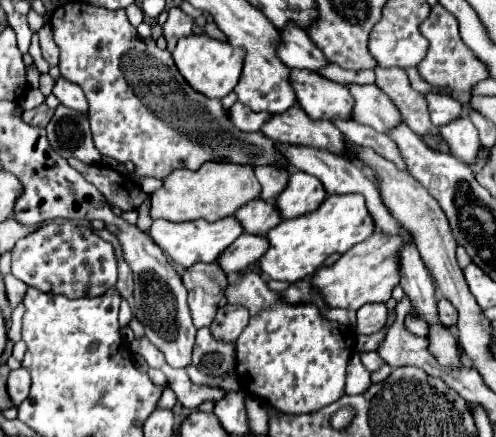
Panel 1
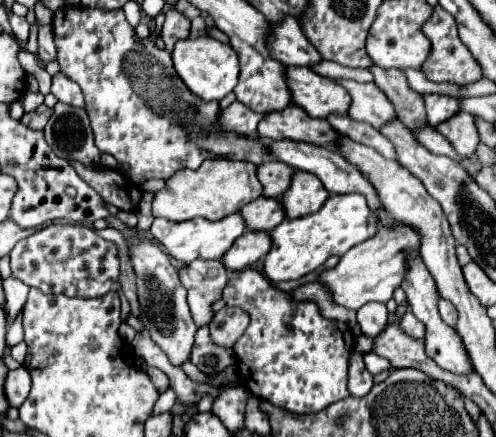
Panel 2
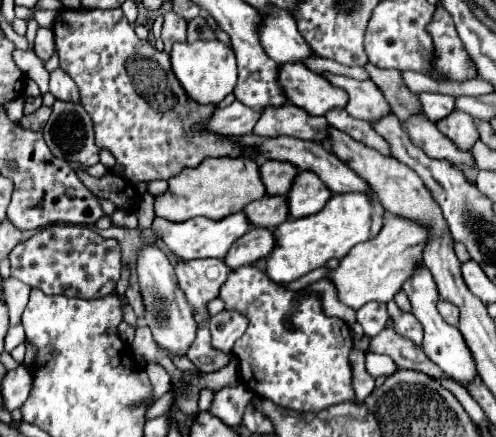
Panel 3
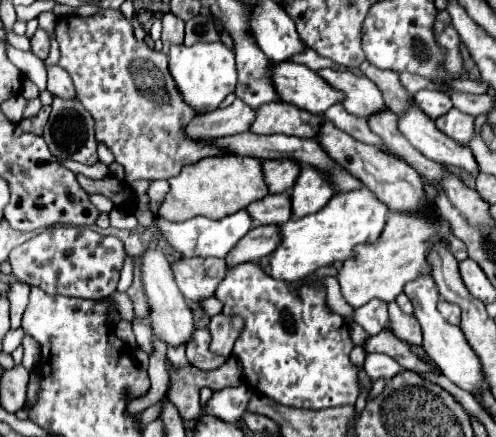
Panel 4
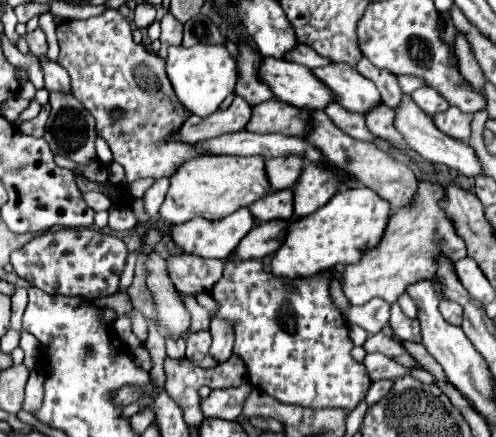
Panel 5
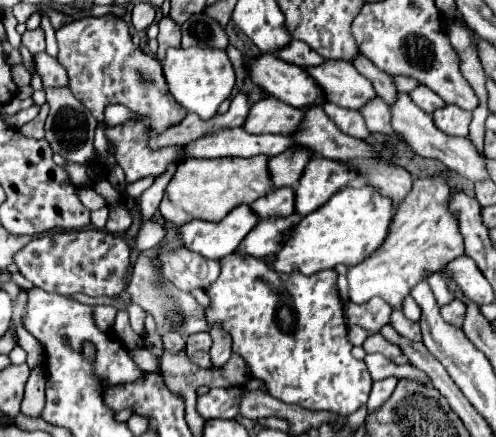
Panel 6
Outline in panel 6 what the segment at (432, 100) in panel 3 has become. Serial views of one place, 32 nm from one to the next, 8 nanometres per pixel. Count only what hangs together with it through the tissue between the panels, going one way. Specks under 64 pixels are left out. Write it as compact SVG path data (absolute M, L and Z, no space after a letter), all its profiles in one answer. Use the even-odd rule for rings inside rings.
M418 86L418 88L414 88L414 90L410 92L410 98L414 100L414 104L418 104L418 106L420 106L424 112L428 112L428 114L432 114L434 110L446 106L446 102L444 102L434 90L430 90L428 86Z

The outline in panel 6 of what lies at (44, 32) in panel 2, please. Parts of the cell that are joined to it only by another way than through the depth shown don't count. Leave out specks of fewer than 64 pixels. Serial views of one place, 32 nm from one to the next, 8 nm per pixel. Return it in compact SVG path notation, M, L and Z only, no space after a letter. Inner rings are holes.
M42 28L26 30L24 36L22 36L22 44L24 44L32 54L44 52L44 50L46 50L46 42L44 42L44 32L42 32Z

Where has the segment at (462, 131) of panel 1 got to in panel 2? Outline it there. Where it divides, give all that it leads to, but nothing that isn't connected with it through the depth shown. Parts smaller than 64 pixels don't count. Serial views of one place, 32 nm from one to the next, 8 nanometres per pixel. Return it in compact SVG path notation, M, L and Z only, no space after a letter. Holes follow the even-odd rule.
M462 112L460 116L446 120L444 124L436 126L436 130L452 144L454 152L462 160L468 160L476 154L476 146L480 144L480 140L478 140L478 130L474 126L474 120L468 112Z

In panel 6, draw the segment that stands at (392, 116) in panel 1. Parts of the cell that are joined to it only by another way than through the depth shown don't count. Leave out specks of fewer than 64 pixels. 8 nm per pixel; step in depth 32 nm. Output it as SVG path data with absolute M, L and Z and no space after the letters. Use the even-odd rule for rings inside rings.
M326 60L326 64L322 64L322 66L308 68L308 72L328 92L330 102L344 106L348 110L362 110L370 100L374 100L378 96L372 82L368 82L362 74L358 74L352 64L344 64L344 60Z

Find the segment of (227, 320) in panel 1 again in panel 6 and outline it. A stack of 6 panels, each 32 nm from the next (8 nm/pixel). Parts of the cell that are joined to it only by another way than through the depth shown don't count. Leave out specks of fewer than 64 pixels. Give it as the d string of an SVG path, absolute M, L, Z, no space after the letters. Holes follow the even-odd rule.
M212 324L210 326L210 336L214 340L212 348L210 348L210 358L214 362L214 368L220 368L228 362L230 352L232 352L232 338L230 334L220 326L220 324Z

